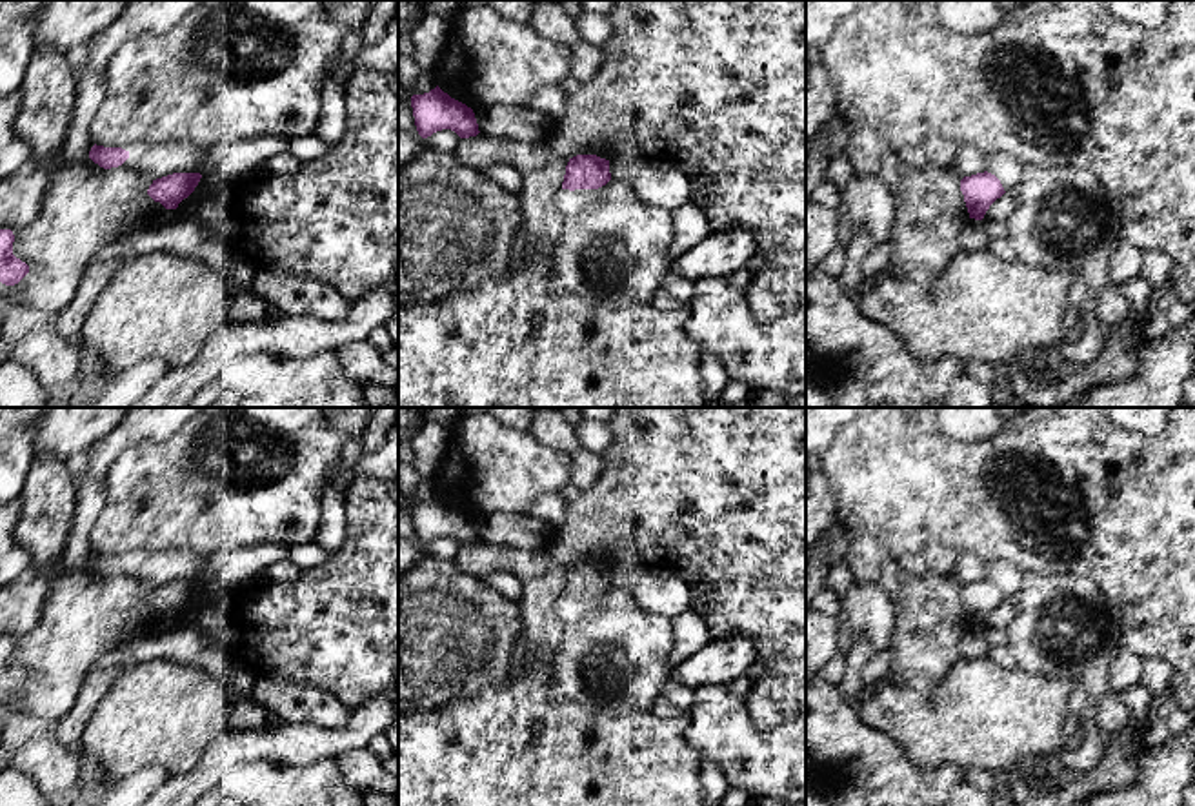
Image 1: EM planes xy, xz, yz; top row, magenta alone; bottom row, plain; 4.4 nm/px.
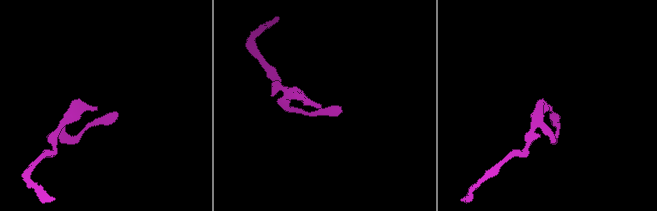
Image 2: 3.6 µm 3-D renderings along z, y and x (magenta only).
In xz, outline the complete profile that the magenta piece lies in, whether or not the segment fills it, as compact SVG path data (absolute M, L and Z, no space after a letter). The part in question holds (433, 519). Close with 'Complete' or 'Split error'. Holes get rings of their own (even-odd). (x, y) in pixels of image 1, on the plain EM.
M438 493L429 500L413 502L411 515L417 539L422 546L442 537L451 537L460 546L477 544L480 540L473 517L451 506Z. Complete

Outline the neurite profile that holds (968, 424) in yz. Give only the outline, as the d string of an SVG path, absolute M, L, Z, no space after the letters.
M937 408L942 431L957 440L986 440L995 437L1004 418L995 408Z

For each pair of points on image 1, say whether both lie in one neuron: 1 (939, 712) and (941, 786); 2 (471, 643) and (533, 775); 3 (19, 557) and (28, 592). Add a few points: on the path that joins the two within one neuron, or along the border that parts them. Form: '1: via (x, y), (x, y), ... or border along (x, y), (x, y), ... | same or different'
1: border along (901, 748), (923, 768), (955, 765), (961, 770) | different
2: border along (513, 648), (510, 675), (504, 681), (451, 701) | different
3: border along (33, 563), (19, 575) | different

